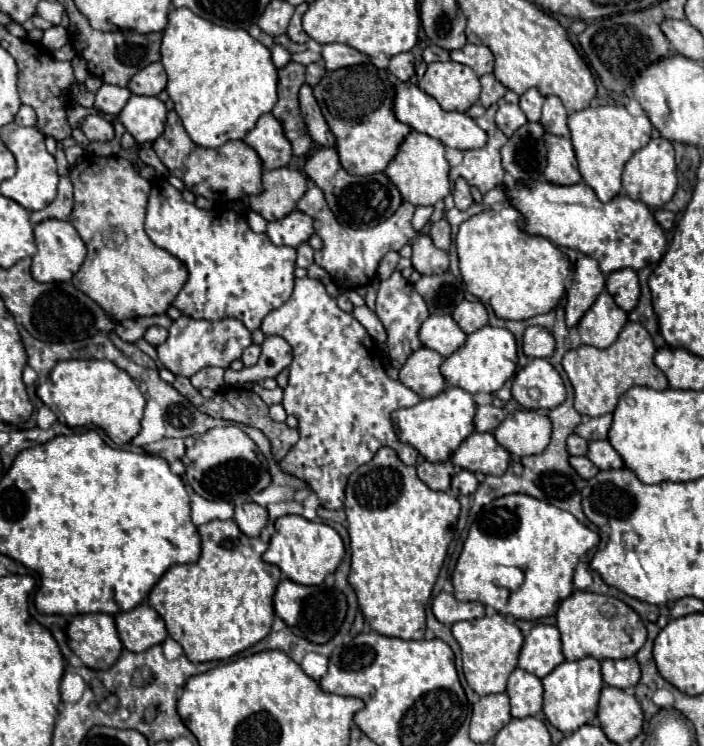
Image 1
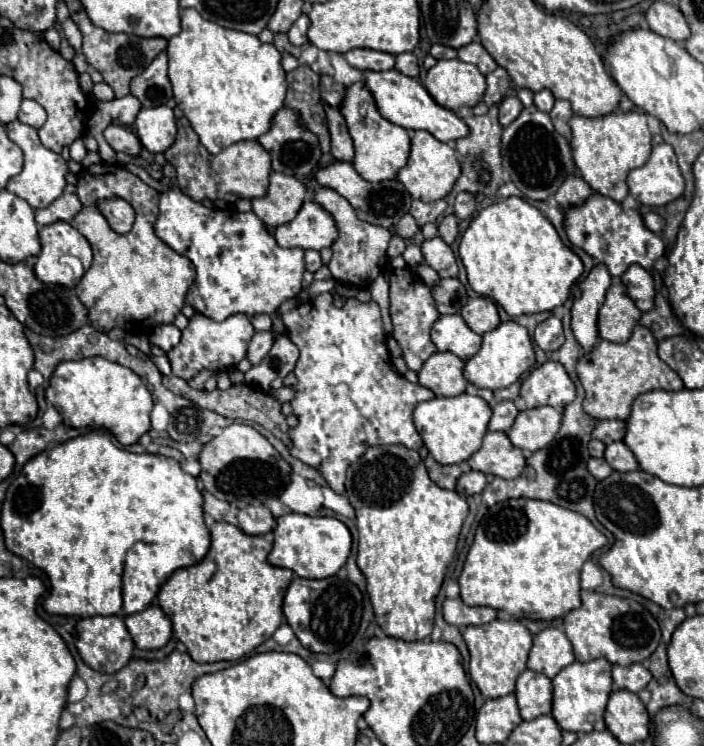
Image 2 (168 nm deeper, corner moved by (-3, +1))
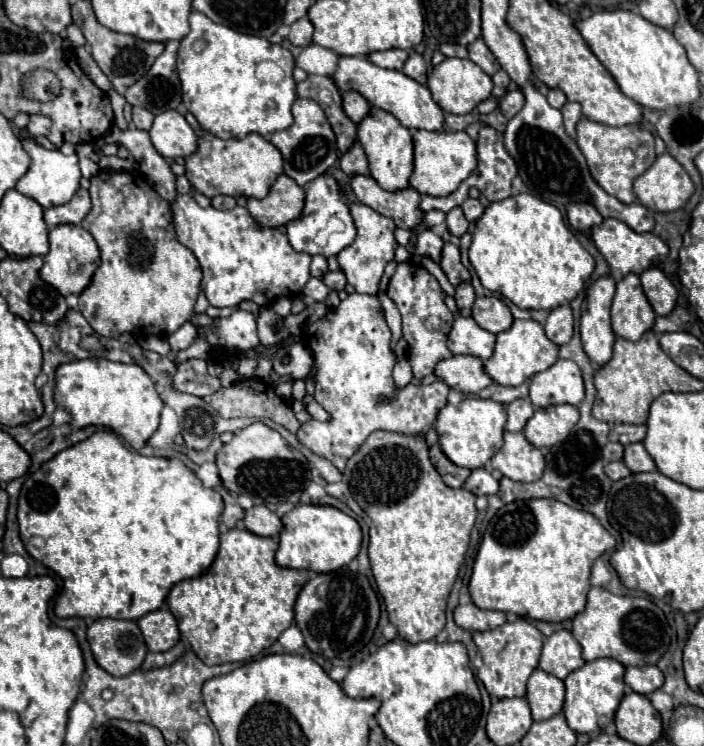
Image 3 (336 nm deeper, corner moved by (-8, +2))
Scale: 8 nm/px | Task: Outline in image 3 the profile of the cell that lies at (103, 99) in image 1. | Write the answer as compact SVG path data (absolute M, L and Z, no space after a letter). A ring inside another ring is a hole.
M134 107L132 109L132 117L134 117L134 125L138 129L144 129L144 131L150 131L152 127L152 121L154 121L154 115L142 107Z

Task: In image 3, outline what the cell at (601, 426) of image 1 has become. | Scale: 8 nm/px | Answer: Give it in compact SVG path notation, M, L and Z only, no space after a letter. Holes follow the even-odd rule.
M616 423L610 431L610 441L618 441L622 445L638 443L646 437L646 427L644 425L626 425L626 423Z

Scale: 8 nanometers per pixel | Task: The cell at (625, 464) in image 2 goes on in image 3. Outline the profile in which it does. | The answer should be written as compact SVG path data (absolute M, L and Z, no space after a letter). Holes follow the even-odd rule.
M632 443L626 445L624 451L624 463L632 473L642 473L642 471L656 471L656 463L650 457L650 453L644 449L642 443Z

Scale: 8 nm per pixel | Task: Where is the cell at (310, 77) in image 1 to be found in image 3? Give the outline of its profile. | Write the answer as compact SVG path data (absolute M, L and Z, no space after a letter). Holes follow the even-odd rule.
M348 91L348 93L342 95L342 99L344 99L344 111L346 111L346 115L348 115L354 123L360 123L360 121L368 115L370 103L368 103L360 93Z

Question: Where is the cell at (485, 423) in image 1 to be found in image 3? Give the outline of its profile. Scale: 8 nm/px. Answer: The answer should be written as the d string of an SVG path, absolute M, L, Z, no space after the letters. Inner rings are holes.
M516 399L506 405L508 411L508 423L506 431L522 431L526 427L526 421L534 415L534 405L530 399Z

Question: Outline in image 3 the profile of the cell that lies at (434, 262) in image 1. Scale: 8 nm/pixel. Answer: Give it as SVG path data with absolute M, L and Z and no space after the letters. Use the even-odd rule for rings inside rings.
M450 241L444 243L444 249L442 249L442 263L440 263L442 271L448 275L450 283L452 285L460 285L462 281L470 281L470 273L468 269L462 265L460 261L460 249L456 245L452 245Z

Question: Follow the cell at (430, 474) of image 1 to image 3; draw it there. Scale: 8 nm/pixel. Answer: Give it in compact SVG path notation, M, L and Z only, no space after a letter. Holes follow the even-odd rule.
M434 443L434 445L430 447L430 459L432 459L434 467L438 469L438 473L442 475L442 479L444 479L444 483L446 483L448 487L462 487L464 481L466 481L466 477L470 475L470 469L464 469L464 467L454 465L454 463L442 453L442 449L440 449L438 443Z

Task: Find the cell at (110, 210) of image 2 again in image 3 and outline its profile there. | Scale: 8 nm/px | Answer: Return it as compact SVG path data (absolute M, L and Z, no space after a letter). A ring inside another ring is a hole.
M78 189L70 203L46 209L44 221L46 221L48 229L52 229L56 225L64 225L64 223L80 225L82 219L88 215L88 211L90 211L90 195L86 189Z

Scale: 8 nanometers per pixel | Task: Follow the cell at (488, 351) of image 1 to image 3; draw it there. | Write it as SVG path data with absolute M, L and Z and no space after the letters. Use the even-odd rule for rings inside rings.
M516 319L508 331L502 331L496 335L494 355L484 363L484 369L494 379L494 383L516 387L516 385L522 385L526 379L530 379L532 375L552 367L556 359L558 359L558 345L554 345L546 337L544 327L538 321Z

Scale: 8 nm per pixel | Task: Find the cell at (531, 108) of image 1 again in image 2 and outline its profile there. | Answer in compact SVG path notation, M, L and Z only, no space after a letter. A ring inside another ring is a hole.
M541 90L541 92L537 92L537 94L533 96L533 104L535 104L541 112L549 112L551 106L553 106L553 102L555 102L555 98L553 98L553 94L551 94L549 90Z

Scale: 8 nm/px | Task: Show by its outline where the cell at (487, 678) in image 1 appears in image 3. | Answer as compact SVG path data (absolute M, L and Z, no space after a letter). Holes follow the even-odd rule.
M522 619L522 625L510 625L508 631L506 627L496 627L490 631L474 633L474 643L482 655L484 665L478 669L478 679L484 683L486 691L498 699L506 697L524 697L526 695L526 683L532 671L538 667L544 635L526 619Z

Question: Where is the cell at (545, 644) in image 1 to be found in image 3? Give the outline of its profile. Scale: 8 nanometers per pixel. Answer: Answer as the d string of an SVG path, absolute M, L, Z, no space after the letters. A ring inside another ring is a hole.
M556 631L544 641L540 669L544 669L546 673L556 675L558 679L566 679L568 673L580 669L582 665L582 647L570 631Z

